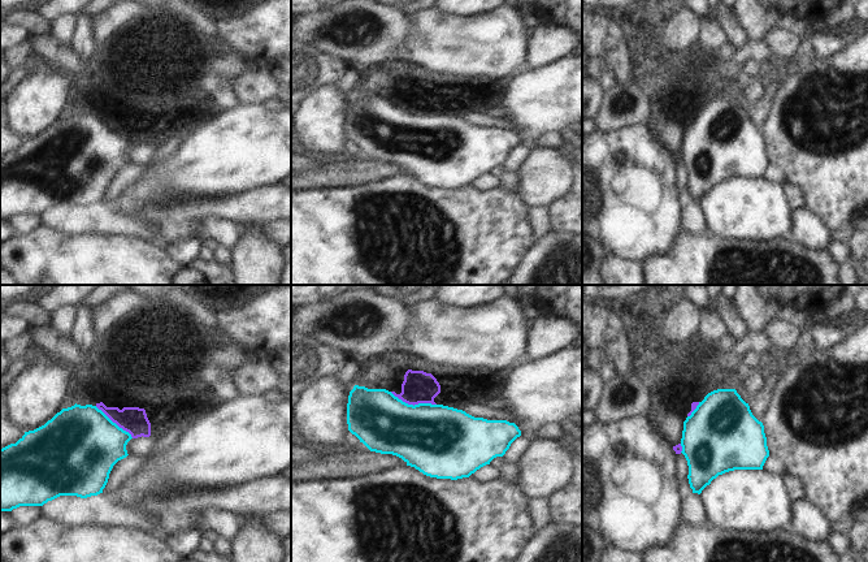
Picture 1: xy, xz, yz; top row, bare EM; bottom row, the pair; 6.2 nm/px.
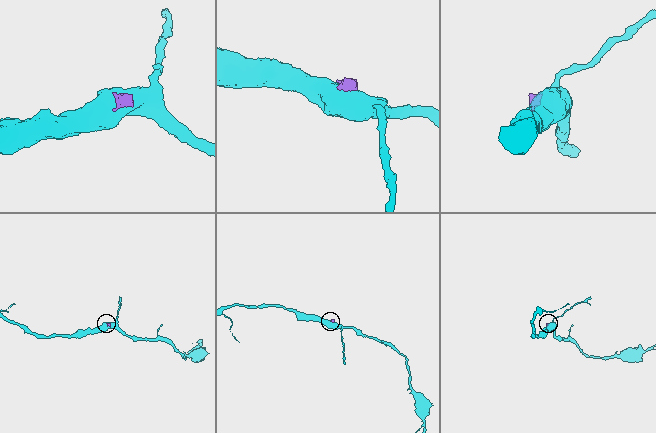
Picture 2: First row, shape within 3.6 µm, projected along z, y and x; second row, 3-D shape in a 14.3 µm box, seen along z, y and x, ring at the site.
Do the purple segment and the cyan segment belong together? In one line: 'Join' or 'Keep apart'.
Join

